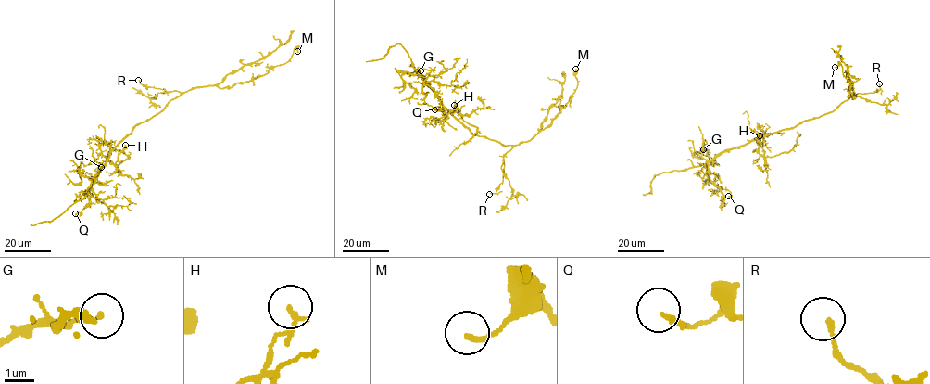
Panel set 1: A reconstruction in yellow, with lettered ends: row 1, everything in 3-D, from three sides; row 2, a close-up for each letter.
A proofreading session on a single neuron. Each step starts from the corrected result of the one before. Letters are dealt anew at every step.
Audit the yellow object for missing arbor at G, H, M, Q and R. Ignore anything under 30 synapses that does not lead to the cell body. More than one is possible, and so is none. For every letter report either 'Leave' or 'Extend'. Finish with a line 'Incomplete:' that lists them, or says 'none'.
G: Leave
H: Leave
M: Leave
Q: Leave
R: Leave
Incomplete: none

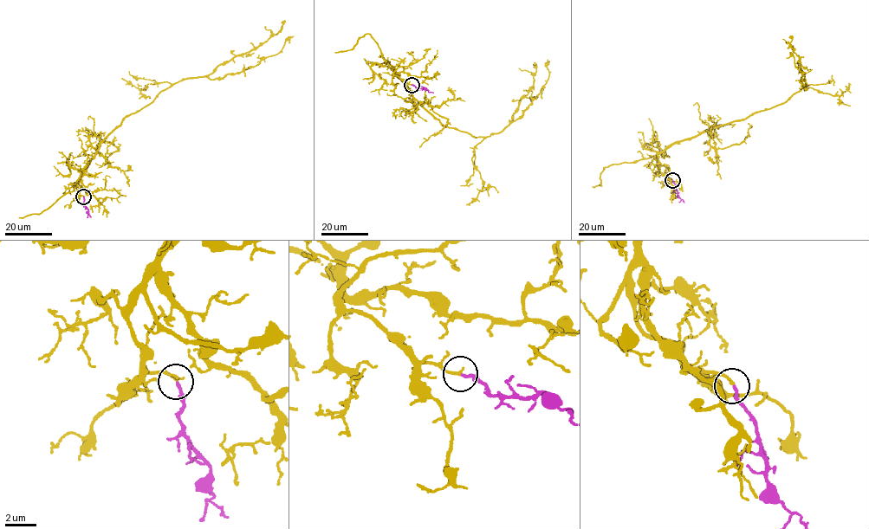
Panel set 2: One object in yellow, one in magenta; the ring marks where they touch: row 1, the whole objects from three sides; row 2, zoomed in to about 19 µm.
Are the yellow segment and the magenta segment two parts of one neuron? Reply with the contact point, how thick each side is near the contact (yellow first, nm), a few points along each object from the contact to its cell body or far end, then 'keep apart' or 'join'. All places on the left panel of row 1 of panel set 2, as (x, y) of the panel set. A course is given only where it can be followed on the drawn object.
(83, 196) | 190/190 nm | yellow via (83, 196), (76, 188), (79, 178), (101, 142), (125, 118), (174, 84), (239, 74), (289, 42) | magenta via (83, 196), (91, 216) | join

